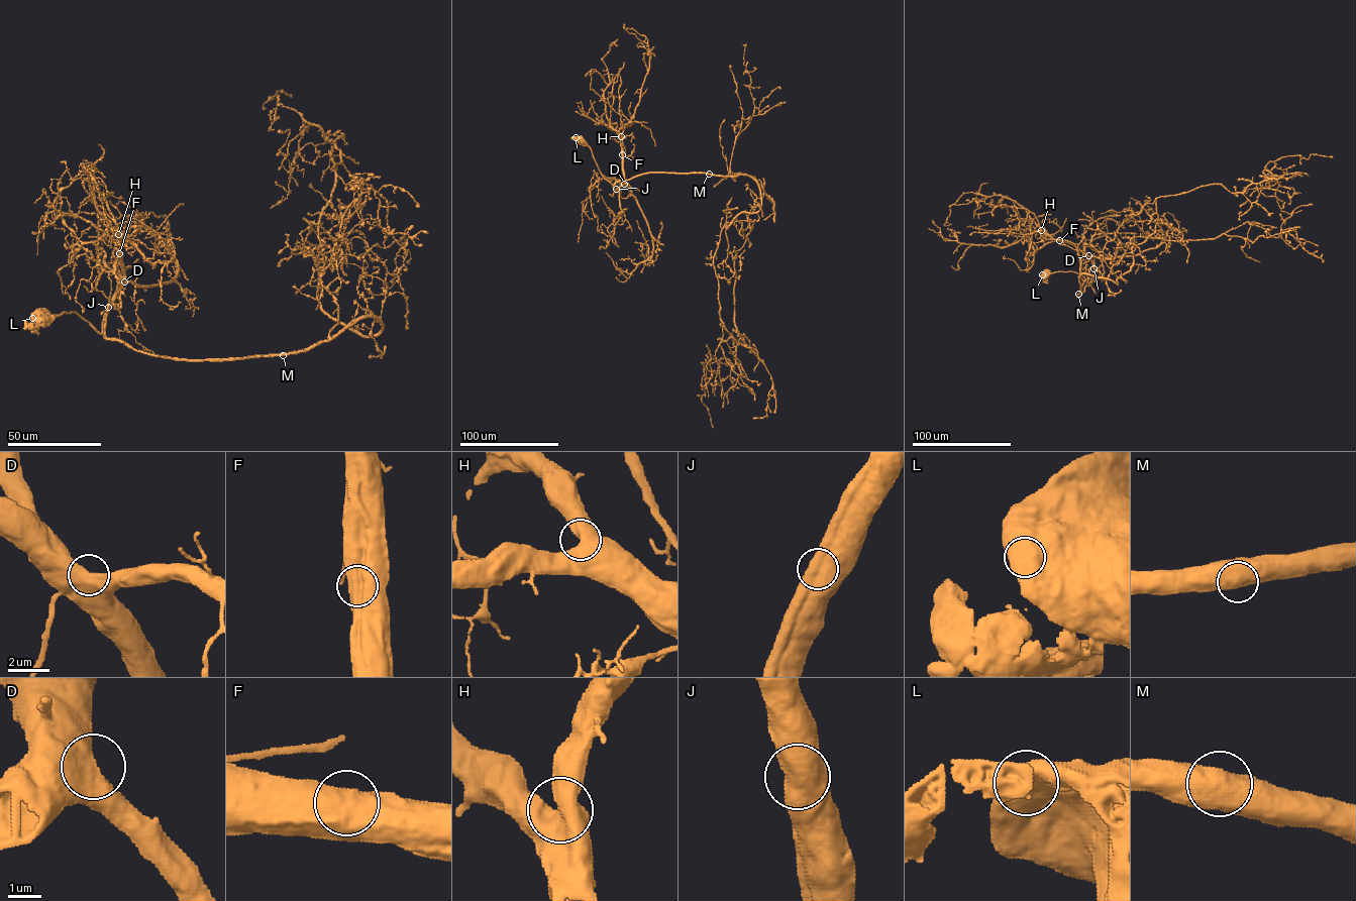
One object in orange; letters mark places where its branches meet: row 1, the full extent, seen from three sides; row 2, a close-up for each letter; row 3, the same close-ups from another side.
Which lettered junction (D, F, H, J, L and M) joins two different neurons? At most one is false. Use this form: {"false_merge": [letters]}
{"false_merge": []}

